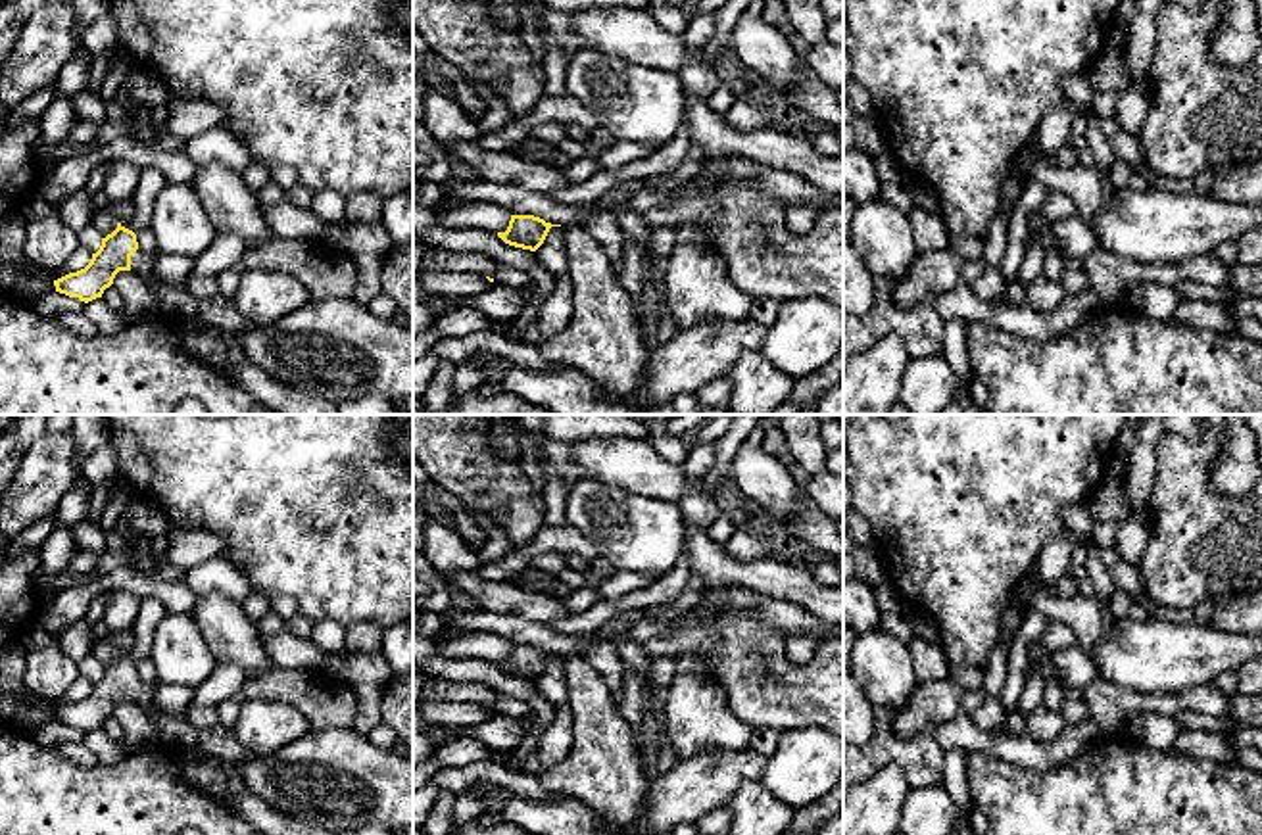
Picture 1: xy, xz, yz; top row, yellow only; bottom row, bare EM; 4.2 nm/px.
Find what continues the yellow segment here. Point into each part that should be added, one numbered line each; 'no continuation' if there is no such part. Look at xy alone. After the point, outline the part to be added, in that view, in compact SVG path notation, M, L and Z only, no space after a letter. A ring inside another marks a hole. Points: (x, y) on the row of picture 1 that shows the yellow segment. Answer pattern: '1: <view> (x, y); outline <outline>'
1: xy (141, 263); outline M140 250L133 251L131 271L142 280L152 280L156 276L156 273L154 273L154 255L148 255Z

